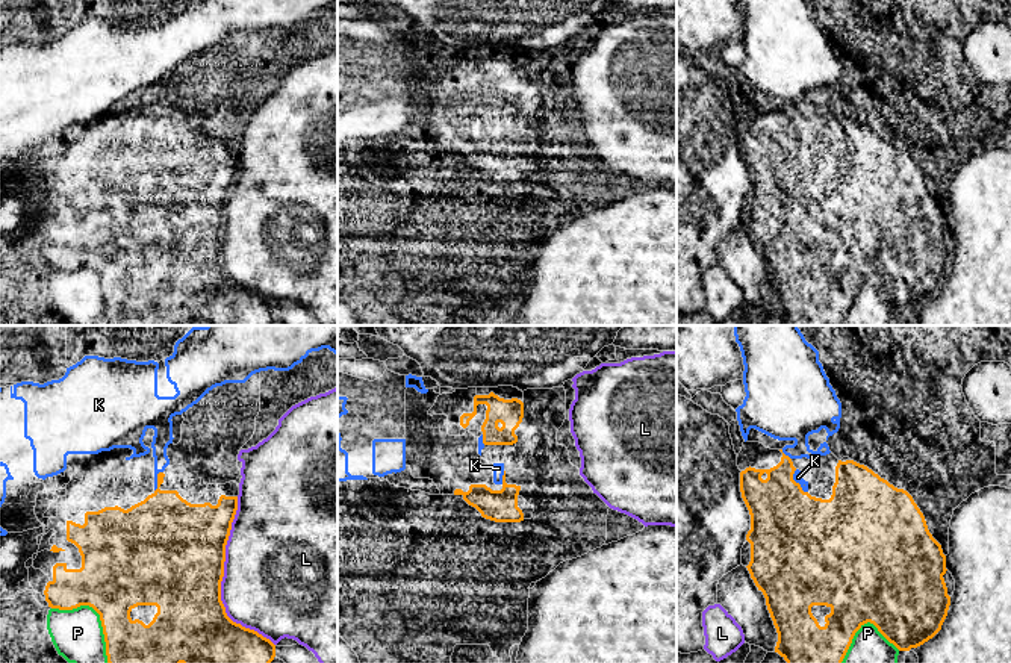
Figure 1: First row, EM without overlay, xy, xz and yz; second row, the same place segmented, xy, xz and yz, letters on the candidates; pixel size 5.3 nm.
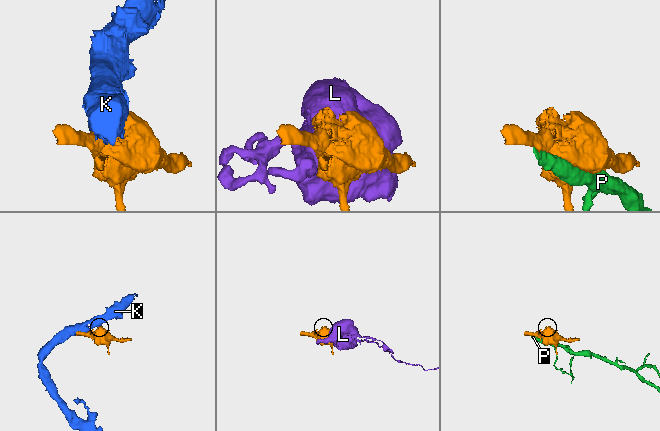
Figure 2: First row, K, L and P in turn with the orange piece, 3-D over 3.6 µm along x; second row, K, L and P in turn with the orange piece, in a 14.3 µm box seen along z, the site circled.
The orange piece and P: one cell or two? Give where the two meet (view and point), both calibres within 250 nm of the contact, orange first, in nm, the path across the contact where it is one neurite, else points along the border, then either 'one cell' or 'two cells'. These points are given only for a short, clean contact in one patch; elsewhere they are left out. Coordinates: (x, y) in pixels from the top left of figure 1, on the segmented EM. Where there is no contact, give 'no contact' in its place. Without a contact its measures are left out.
meets orange in xy at (99, 613); 400 nm thick on the orange side, 280 nm on the other; two cells

